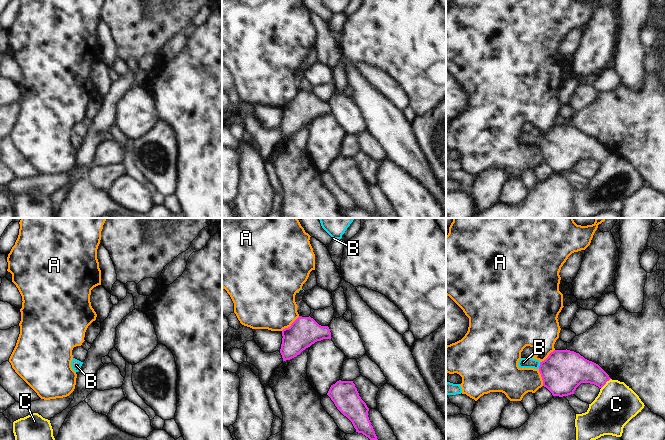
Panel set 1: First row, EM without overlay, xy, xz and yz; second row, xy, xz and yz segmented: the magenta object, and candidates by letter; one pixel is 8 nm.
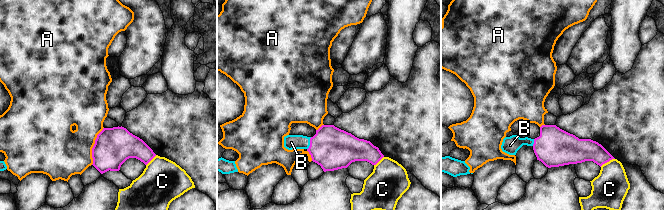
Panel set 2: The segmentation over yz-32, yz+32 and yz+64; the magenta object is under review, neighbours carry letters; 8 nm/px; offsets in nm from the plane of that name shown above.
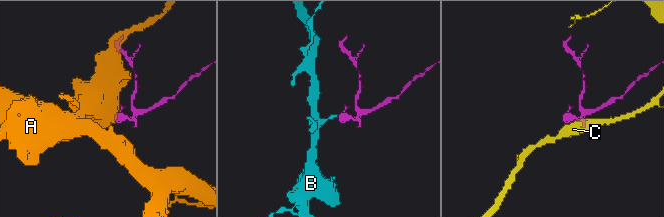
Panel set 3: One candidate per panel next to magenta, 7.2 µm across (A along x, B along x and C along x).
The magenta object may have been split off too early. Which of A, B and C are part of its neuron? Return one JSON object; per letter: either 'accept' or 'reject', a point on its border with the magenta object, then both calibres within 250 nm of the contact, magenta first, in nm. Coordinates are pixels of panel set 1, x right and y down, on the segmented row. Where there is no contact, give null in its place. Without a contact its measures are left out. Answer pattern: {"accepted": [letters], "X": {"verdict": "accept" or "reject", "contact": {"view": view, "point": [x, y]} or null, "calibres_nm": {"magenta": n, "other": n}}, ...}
{"accepted": ["B"], "A": {"verdict": "reject", "contact": {"view": "xz", "point": [291, 325]}, "calibres_nm": {"magenta": 240, "other": 420}}, "B": {"verdict": "accept", "contact": {"view": "yz", "point": [540, 365]}, "calibres_nm": {"magenta": 340, "other": 80}}, "C": {"verdict": "reject", "contact": {"view": "yz", "point": [605, 383]}, "calibres_nm": {"magenta": 220, "other": 340}}}

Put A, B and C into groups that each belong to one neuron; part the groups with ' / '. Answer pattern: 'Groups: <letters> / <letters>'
Groups: A / B / C

